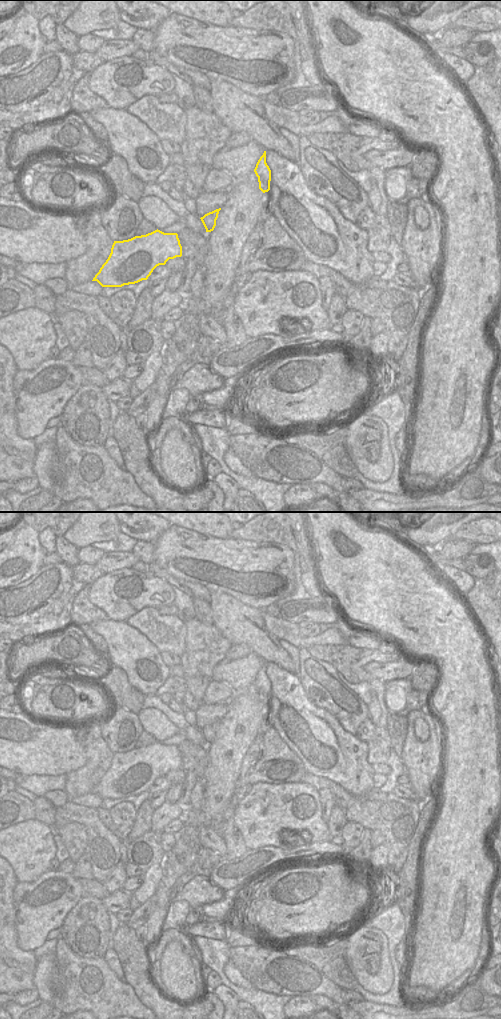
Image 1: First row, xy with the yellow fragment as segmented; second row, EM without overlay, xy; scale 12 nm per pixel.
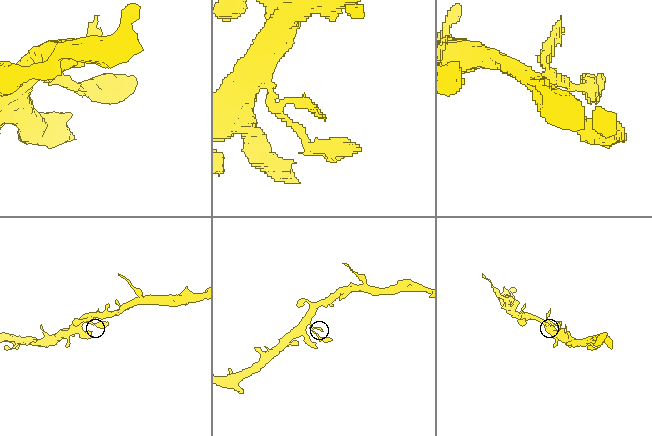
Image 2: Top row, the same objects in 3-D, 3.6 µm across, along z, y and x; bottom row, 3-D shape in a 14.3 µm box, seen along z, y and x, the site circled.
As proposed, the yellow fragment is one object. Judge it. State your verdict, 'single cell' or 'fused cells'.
single cell

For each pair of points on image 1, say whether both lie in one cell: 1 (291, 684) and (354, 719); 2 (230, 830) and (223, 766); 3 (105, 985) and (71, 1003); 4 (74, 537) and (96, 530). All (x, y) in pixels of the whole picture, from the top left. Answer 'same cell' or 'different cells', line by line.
1: different cells
2: different cells
3: same cell
4: same cell

